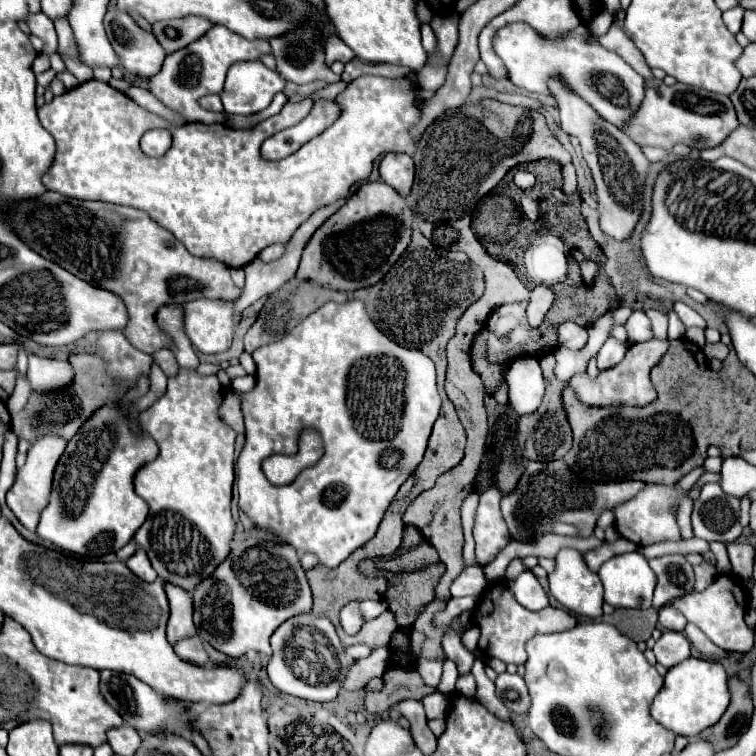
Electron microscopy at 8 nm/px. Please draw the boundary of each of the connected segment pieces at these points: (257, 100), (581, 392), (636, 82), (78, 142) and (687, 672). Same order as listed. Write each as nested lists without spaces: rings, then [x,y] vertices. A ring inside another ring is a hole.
[[[237,62],[229,68],[220,98],[227,114],[249,116],[265,110],[287,80],[263,62]]]
[[[649,340],[641,344],[633,344],[625,358],[607,370],[601,370],[597,378],[589,378],[587,372],[575,374],[571,378],[571,388],[577,392],[579,400],[589,404],[589,406],[619,406],[619,404],[629,404],[629,406],[645,406],[655,400],[655,386],[649,380],[649,370],[661,360],[661,356],[667,352],[669,340]]]
[[[517,22],[501,28],[495,38],[495,52],[505,62],[509,80],[529,92],[549,94],[549,76],[559,74],[583,100],[587,100],[605,120],[623,128],[645,98],[645,80],[621,56],[605,50],[593,36],[575,36],[571,32],[547,40],[531,26]]]
[[[361,76],[349,82],[347,88],[335,98],[335,102],[341,106],[341,114],[333,126],[329,126],[321,136],[309,140],[289,158],[269,162],[259,154],[267,134],[275,134],[277,130],[287,128],[287,124],[297,124],[299,118],[307,116],[313,100],[303,100],[299,104],[287,102],[277,116],[259,122],[253,130],[233,130],[227,124],[201,122],[171,126],[165,118],[141,108],[107,82],[89,80],[61,96],[55,96],[49,104],[39,108],[41,124],[57,142],[55,162],[43,176],[43,184],[53,192],[61,192],[63,196],[79,200],[103,200],[145,210],[155,222],[171,230],[193,256],[215,256],[229,268],[243,268],[263,248],[271,244],[285,244],[317,208],[345,202],[351,186],[371,174],[371,166],[379,154],[391,150],[401,150],[407,154],[415,152],[417,140],[411,136],[411,128],[421,120],[421,98],[417,90],[419,88],[407,78],[391,80]],[[303,104],[307,106],[305,112],[301,110]],[[151,128],[167,128],[173,136],[171,148],[159,158],[149,158],[139,146],[141,136]]]
[[[689,656],[685,662],[673,666],[665,676],[665,686],[655,696],[651,714],[665,728],[673,730],[681,736],[697,736],[705,728],[713,726],[729,706],[729,686],[727,672],[719,662],[693,658]]]

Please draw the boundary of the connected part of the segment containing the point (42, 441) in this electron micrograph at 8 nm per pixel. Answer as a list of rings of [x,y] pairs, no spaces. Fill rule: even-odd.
[[[45,434],[41,438],[37,438],[29,452],[27,452],[27,460],[25,464],[17,470],[17,478],[13,488],[7,492],[7,506],[11,508],[11,512],[17,516],[17,520],[31,532],[35,532],[37,522],[39,522],[39,514],[45,508],[49,494],[51,494],[51,482],[53,482],[53,470],[57,466],[57,460],[61,458],[63,450],[67,448],[67,440],[63,440],[57,434]]]

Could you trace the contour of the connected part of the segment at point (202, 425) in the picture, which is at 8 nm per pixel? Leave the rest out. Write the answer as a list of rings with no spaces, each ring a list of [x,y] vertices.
[[[179,368],[177,376],[167,380],[165,394],[159,396],[157,402],[153,402],[135,424],[131,424],[133,432],[151,436],[159,446],[157,458],[143,464],[135,474],[135,492],[149,504],[149,516],[135,534],[135,542],[147,552],[161,580],[179,584],[185,590],[193,590],[203,578],[213,574],[217,564],[227,558],[229,542],[233,540],[235,530],[235,522],[231,518],[231,498],[235,480],[233,464],[237,432],[221,420],[221,404],[223,386],[217,376],[201,376],[193,368]]]

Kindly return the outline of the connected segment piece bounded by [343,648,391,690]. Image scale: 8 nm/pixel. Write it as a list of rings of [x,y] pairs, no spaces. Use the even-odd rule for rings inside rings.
[[[377,648],[377,650],[373,650],[371,656],[351,662],[343,688],[347,688],[347,690],[363,690],[365,684],[371,678],[383,676],[383,672],[385,672],[385,668],[389,664],[389,654],[391,654],[389,648]]]

